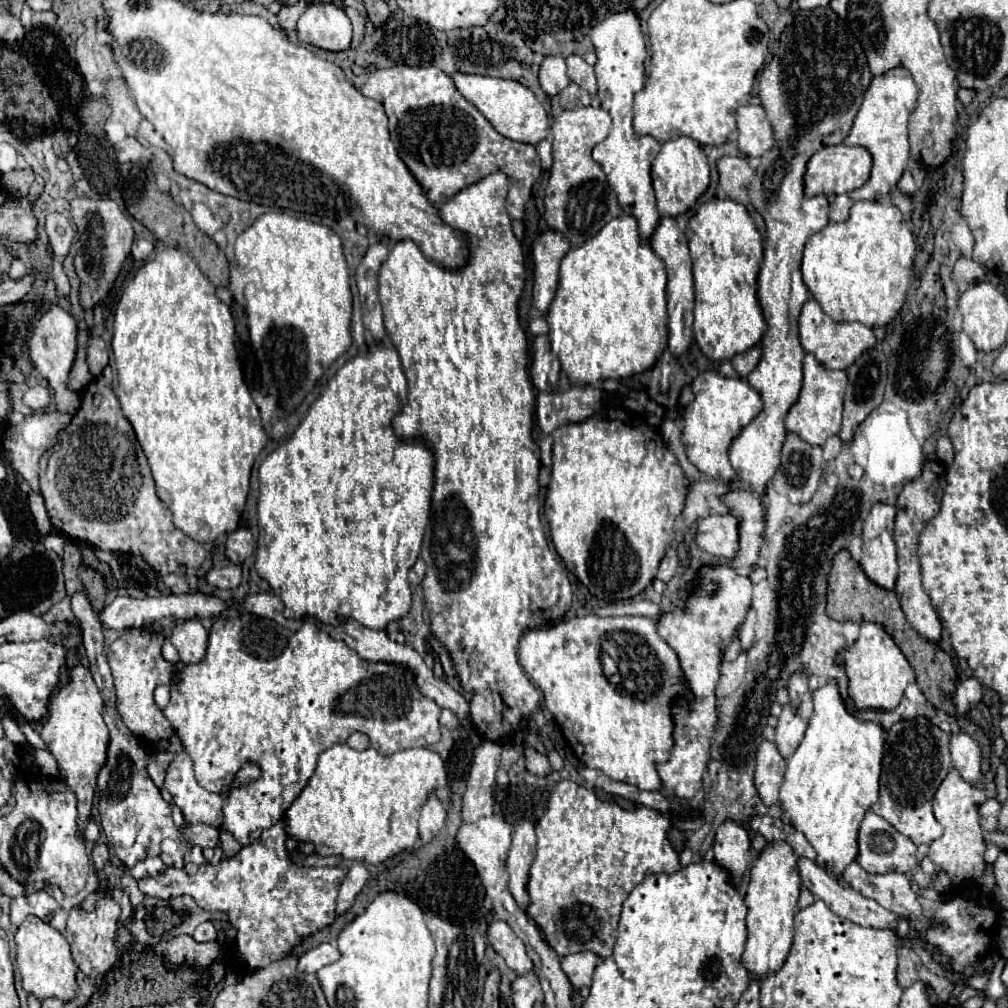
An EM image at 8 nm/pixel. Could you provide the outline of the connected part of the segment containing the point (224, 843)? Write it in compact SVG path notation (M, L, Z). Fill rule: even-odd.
M221 831L221 847L223 847L225 857L233 857L241 851L241 845L237 843L237 839L229 831Z

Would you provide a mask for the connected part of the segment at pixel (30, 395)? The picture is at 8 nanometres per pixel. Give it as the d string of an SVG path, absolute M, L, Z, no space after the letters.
M33 385L25 395L23 395L23 401L25 405L29 405L33 411L43 411L49 401L51 401L51 395L49 395L49 387L47 385Z

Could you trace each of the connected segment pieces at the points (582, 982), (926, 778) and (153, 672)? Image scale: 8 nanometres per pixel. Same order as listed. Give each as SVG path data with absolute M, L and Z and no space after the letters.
M581 951L575 955L567 955L561 959L561 969L565 971L565 975L569 977L573 989L581 989L581 987L589 987L591 985L591 977L595 967L601 963L601 957L593 951Z
M899 721L885 733L883 747L883 771L881 789L877 803L871 811L887 819L899 833L909 837L915 845L929 845L933 839L941 837L943 827L933 815L931 799L951 769L949 755L949 735L943 733L931 721Z
M127 629L121 633L119 639L115 639L109 647L107 661L111 667L113 683L115 683L115 695L117 695L117 711L121 715L121 721L129 727L129 731L143 739L143 741L159 741L169 739L173 729L161 709L153 701L153 689L157 685L171 685L175 675L175 665L167 663L161 657L161 643L159 639L145 631L145 629Z

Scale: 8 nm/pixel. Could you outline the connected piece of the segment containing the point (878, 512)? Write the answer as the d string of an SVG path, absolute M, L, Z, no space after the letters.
M877 503L863 523L863 557L861 569L879 587L893 591L897 581L897 557L893 541L895 507Z

